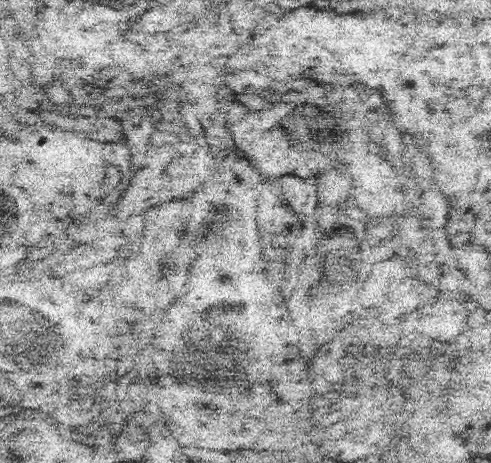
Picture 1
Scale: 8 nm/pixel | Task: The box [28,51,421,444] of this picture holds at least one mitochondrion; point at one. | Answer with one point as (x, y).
(210, 354)

